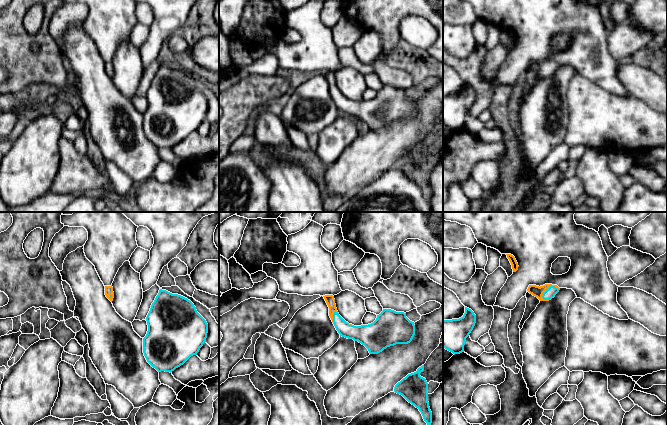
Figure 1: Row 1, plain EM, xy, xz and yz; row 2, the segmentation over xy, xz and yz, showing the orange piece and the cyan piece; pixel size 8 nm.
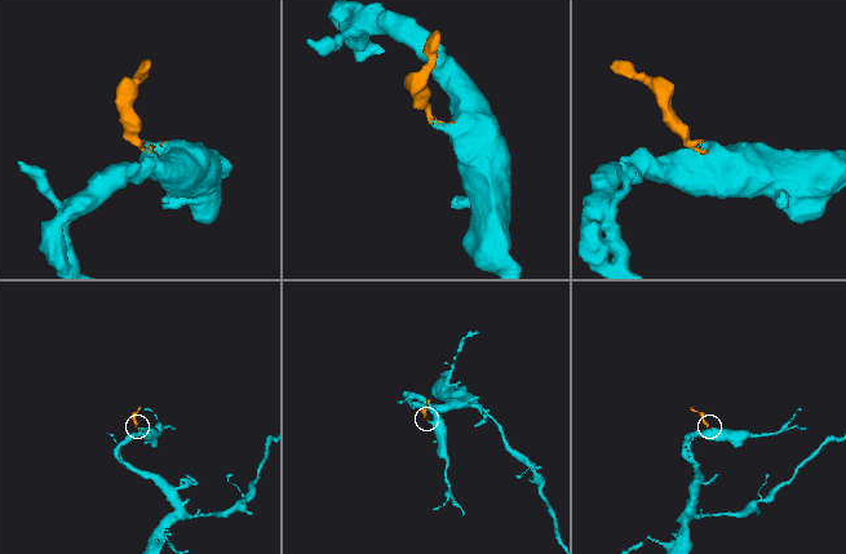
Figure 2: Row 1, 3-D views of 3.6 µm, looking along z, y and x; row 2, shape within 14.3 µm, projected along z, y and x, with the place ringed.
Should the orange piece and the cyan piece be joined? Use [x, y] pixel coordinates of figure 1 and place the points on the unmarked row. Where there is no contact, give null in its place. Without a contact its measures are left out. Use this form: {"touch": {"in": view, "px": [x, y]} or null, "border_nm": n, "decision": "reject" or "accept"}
{"touch": {"in": "yz", "px": [549, 62]}, "border_nm": 170, "decision": "accept"}

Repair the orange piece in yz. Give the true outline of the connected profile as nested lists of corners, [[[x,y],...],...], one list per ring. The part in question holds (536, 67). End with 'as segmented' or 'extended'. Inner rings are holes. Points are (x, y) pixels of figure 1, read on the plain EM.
[[[545,60],[543,62],[529,61],[527,67],[540,77],[549,77],[555,73],[560,64],[557,61]]] | extended

